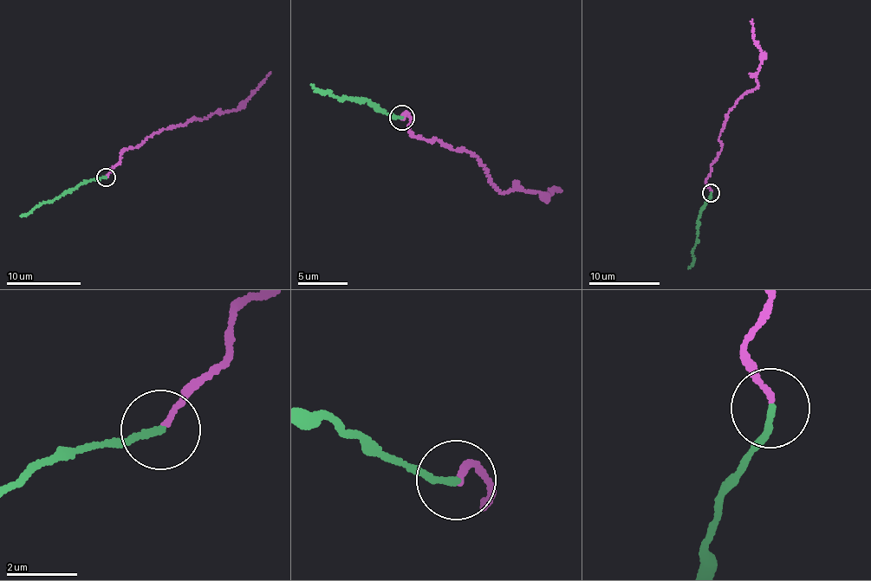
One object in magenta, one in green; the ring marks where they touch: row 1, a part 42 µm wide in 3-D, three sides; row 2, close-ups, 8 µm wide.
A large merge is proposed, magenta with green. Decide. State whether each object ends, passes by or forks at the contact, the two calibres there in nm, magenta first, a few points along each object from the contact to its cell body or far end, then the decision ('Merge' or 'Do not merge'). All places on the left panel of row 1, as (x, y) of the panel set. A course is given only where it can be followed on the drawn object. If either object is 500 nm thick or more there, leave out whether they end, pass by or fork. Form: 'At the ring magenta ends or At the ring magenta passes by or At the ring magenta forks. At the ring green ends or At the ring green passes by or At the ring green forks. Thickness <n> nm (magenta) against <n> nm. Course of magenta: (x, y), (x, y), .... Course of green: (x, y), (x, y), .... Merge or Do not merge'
At the ring magenta ends. At the ring green ends. Thickness 140 nm (magenta) against 170 nm. Course of magenta: (106, 177), (120, 161), (120, 154), (146, 138), (196, 118), (203, 119), (216, 111), (234, 111), (270, 72). Course of green: (106, 177), (85, 181), (52, 201), (43, 202), (29, 214), (20, 216). Do not merge

